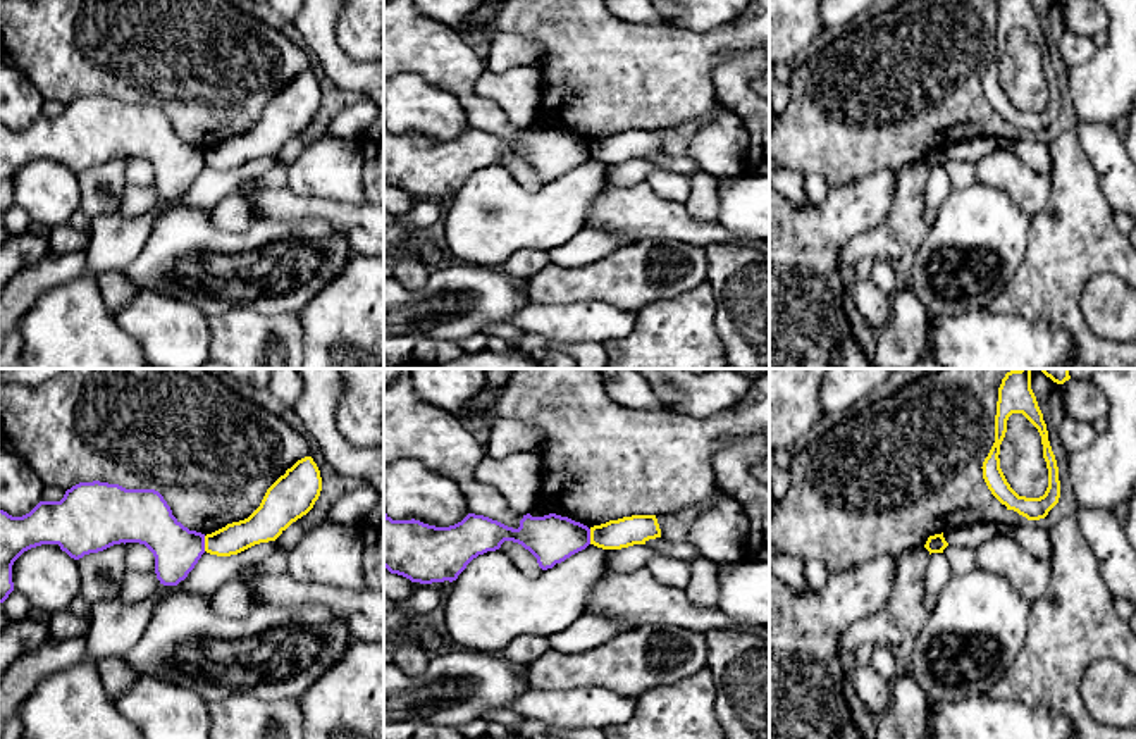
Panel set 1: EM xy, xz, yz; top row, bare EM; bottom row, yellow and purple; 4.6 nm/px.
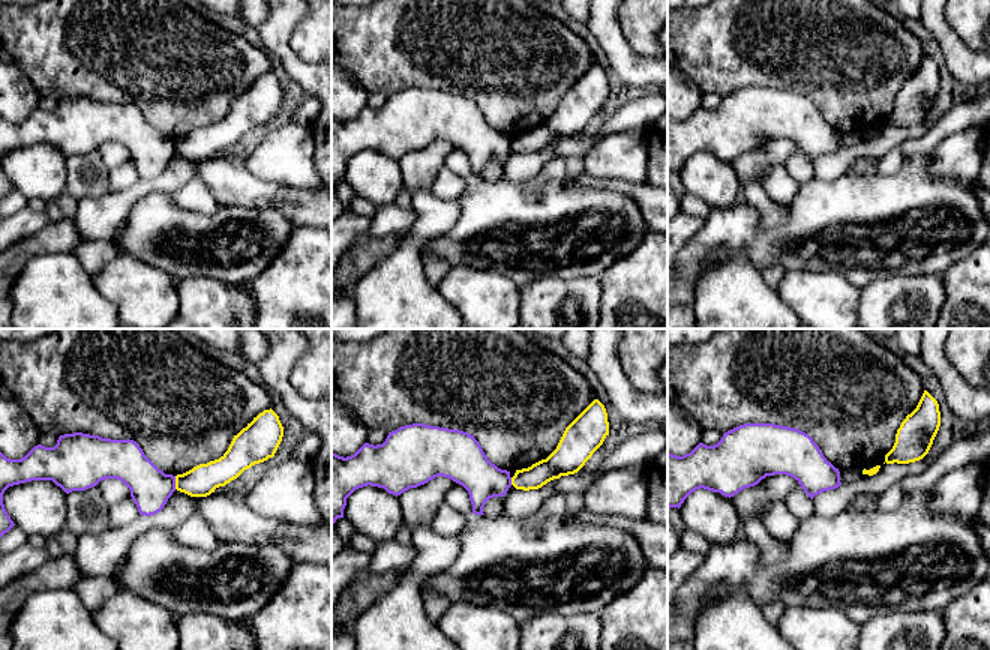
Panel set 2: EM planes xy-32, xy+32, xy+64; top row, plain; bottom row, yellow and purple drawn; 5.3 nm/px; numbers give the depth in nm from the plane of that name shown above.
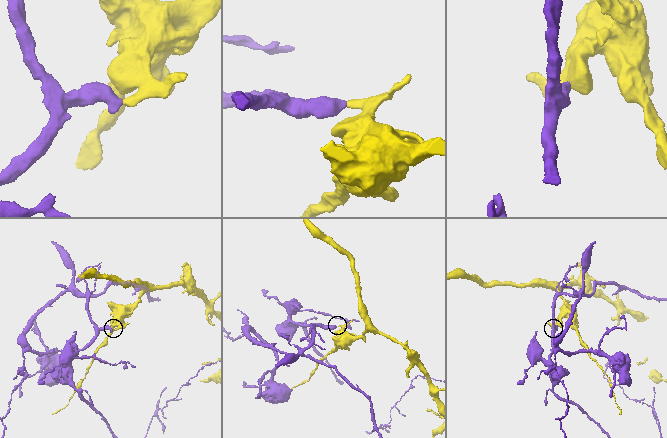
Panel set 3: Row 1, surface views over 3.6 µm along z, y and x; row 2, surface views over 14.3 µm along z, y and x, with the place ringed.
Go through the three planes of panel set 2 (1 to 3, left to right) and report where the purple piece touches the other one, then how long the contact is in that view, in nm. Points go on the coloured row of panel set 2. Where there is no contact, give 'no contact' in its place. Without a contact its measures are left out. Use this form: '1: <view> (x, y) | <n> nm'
1: xy-32 (176, 482) | 70 nm
2: xy+32 (512, 481) | 40 nm
3: no contact

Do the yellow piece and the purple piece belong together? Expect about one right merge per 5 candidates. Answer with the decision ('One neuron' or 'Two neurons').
Two neurons

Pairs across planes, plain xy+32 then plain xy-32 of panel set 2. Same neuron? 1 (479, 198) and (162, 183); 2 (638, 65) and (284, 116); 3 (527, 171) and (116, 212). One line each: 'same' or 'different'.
1: different
2: different
3: same

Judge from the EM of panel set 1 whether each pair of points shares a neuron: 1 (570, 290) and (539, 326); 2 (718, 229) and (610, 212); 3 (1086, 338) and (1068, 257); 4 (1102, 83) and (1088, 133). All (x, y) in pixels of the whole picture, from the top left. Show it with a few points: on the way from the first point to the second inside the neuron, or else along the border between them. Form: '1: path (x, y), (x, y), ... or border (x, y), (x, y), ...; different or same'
1: border (598, 298), (570, 304), (532, 302); different
2: path (691, 229), (668, 219), (637, 212); same
3: path (1069, 317), (1068, 278); same
4: border (1078, 119), (1111, 126); different

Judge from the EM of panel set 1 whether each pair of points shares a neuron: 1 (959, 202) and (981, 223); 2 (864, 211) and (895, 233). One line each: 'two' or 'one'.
1: one
2: two

